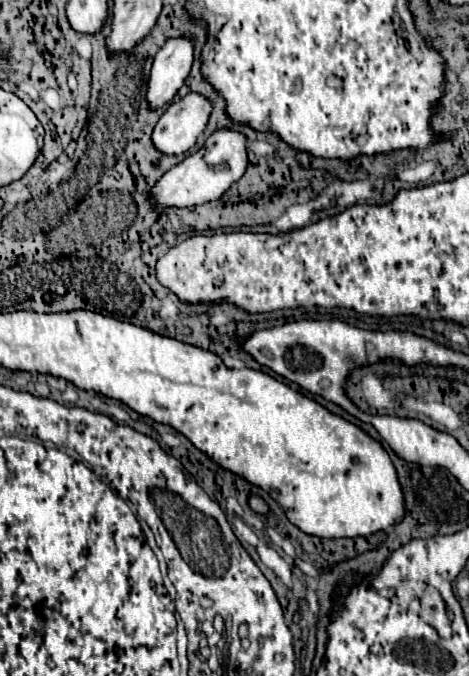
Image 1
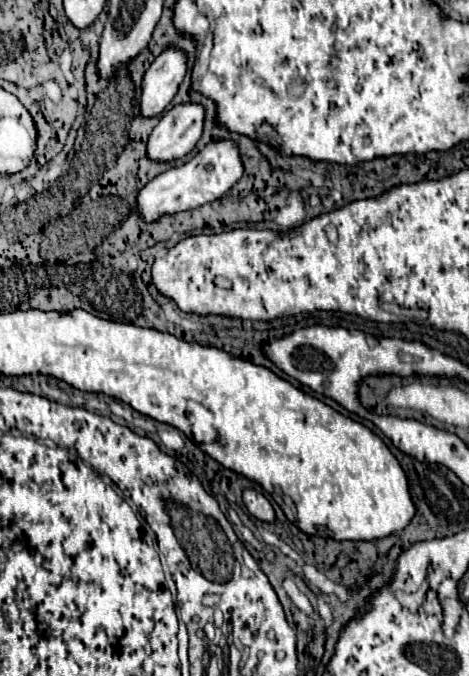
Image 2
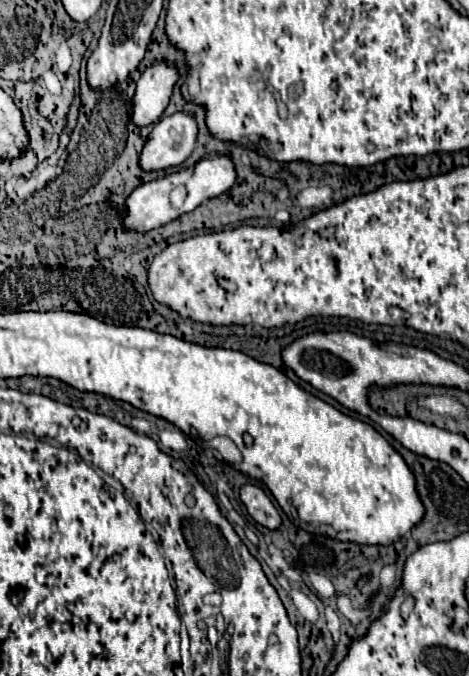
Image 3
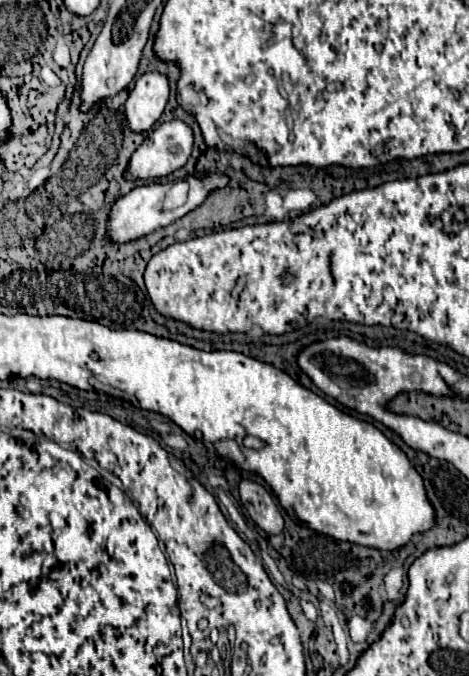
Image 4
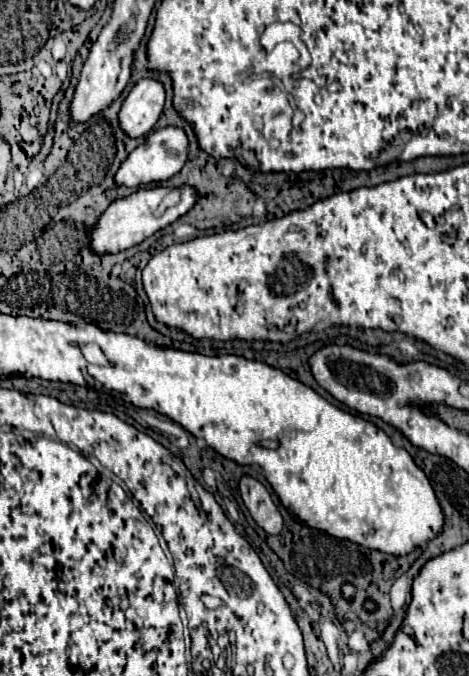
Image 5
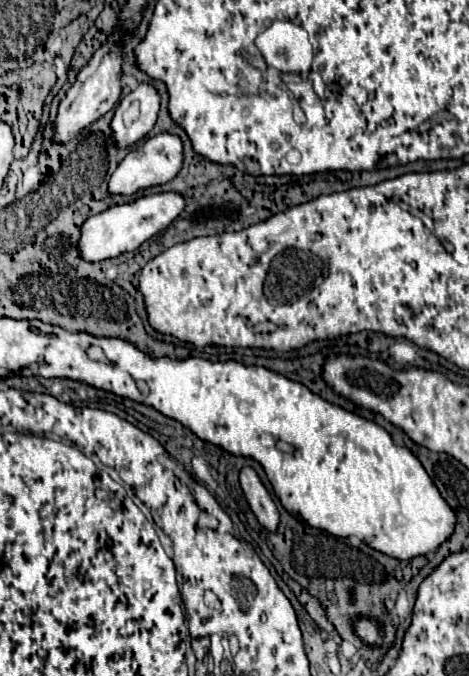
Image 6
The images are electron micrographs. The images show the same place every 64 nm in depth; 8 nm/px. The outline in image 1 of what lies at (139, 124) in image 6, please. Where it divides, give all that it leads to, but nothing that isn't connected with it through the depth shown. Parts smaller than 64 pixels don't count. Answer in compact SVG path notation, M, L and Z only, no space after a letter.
M170 38L154 58L146 102L152 110L170 104L190 74L194 62L194 48L190 38Z

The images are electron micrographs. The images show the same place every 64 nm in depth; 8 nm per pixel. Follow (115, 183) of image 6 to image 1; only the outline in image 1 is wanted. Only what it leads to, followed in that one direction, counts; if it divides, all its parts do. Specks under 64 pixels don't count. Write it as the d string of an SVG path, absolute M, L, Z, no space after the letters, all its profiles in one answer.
M194 92L172 102L152 132L154 148L166 156L188 152L204 132L210 110L210 102Z

